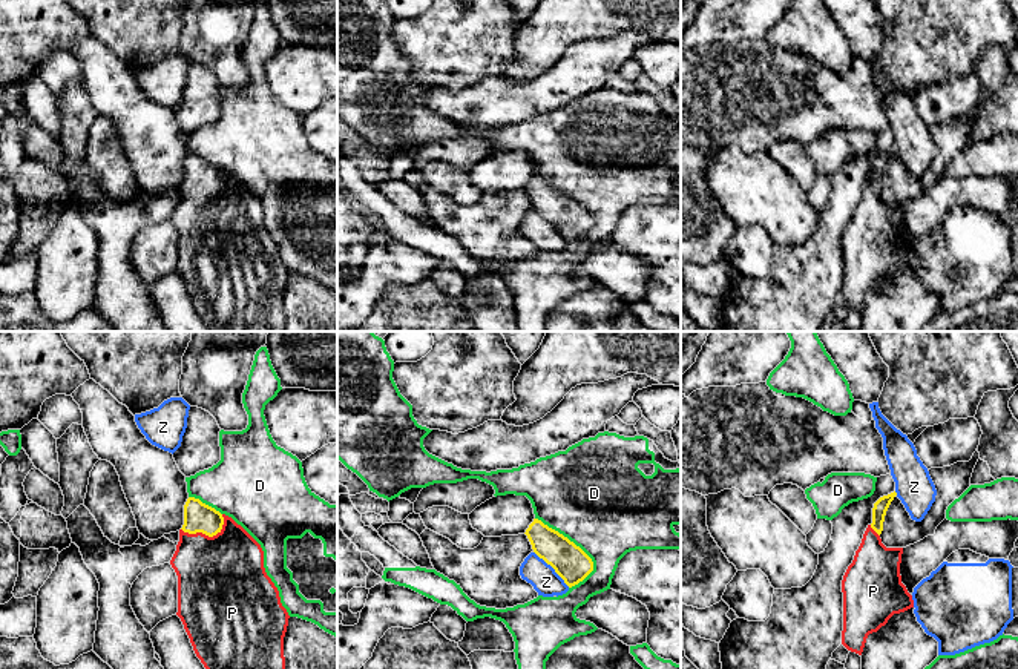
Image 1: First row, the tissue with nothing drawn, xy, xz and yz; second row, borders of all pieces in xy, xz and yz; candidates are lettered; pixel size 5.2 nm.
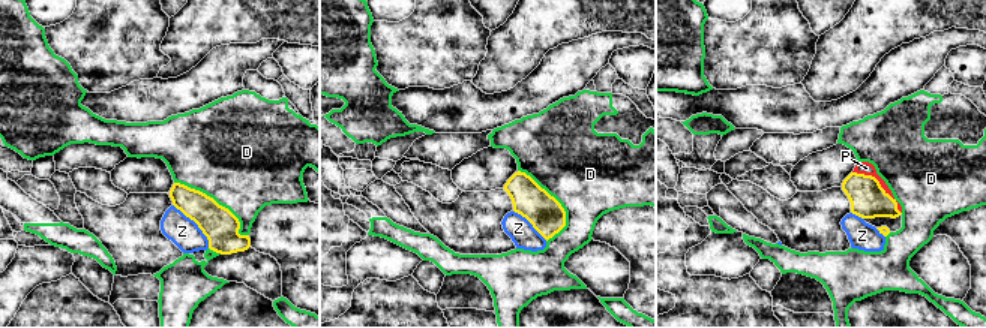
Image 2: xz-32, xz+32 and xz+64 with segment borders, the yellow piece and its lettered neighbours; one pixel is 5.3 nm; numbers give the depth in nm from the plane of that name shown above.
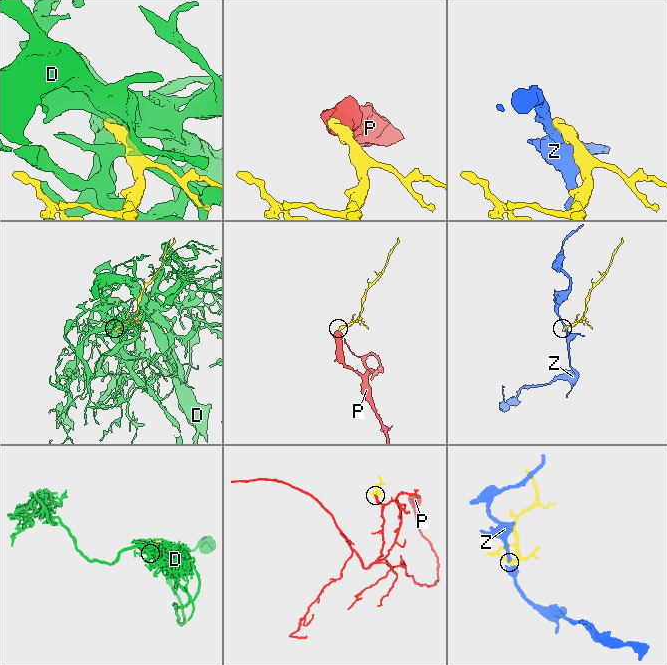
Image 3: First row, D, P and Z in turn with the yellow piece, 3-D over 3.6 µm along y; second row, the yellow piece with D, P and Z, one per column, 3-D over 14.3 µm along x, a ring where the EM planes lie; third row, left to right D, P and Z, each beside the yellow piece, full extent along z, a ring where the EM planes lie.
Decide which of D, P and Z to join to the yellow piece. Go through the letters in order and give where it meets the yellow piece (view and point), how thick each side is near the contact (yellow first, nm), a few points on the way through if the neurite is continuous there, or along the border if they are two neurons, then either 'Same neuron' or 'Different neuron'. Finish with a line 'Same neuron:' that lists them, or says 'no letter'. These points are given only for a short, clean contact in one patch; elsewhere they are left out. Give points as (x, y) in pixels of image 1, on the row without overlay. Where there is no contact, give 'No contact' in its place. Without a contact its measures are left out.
D: Touches yellow at xz (575, 201). Thickness 180 nm (yellow) against 500 nm. Different neuron
P: Touches yellow at xy (206, 191). Thickness 160 nm (yellow) against 460 nm. Path across: xy (198, 174), (206, 191), (221, 235). Same neuron
Z: Touches yellow at xz (552, 223). Thickness 180 nm (yellow) against 150 nm. Boundary: xz (534, 207), (569, 243). Different neuron
Same neuron: P

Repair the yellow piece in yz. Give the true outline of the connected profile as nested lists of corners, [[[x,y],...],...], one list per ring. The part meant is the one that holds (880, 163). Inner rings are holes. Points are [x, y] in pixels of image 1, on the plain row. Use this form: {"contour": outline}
{"contour": [[[894,147],[874,160],[872,180],[842,236],[842,301],[859,311],[869,290],[885,282],[894,270],[914,264],[900,232],[903,204],[886,204],[880,195],[886,167],[895,152]]]}

